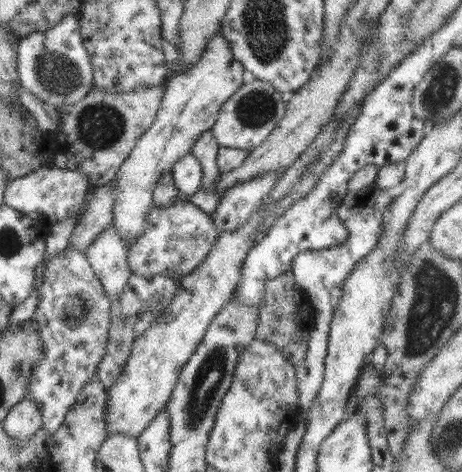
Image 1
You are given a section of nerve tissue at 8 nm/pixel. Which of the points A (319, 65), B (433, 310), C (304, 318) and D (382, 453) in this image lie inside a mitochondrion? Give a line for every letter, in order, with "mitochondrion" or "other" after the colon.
A: other
B: mitochondrion
C: mitochondrion
D: other

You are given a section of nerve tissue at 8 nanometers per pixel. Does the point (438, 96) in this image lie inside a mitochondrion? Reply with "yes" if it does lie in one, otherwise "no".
yes

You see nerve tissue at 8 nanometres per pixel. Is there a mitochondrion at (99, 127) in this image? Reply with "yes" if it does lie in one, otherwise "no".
yes

